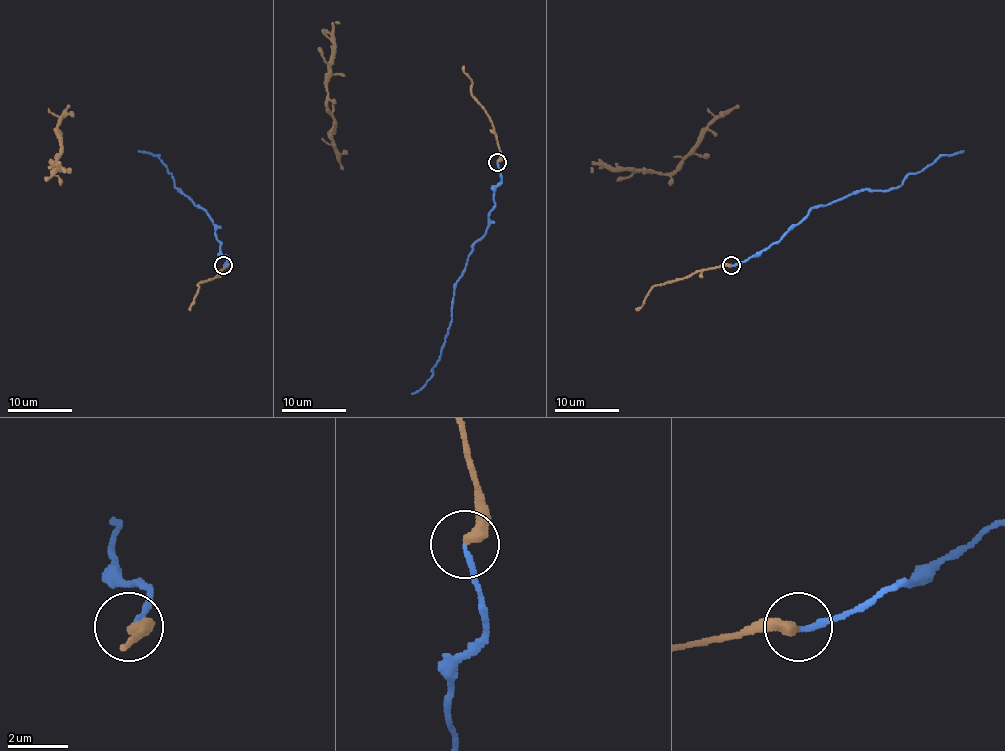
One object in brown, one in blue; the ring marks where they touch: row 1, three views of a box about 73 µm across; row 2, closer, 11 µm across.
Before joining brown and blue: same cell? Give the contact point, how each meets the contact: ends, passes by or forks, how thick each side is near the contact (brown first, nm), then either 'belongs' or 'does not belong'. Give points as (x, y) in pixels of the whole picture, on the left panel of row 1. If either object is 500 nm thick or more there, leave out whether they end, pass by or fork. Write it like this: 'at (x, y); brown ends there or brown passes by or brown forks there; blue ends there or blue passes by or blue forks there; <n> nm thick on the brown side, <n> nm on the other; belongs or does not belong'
at (223, 265); brown ends there; blue ends there; 400 nm thick on the brown side, 170 nm on the other; belongs

